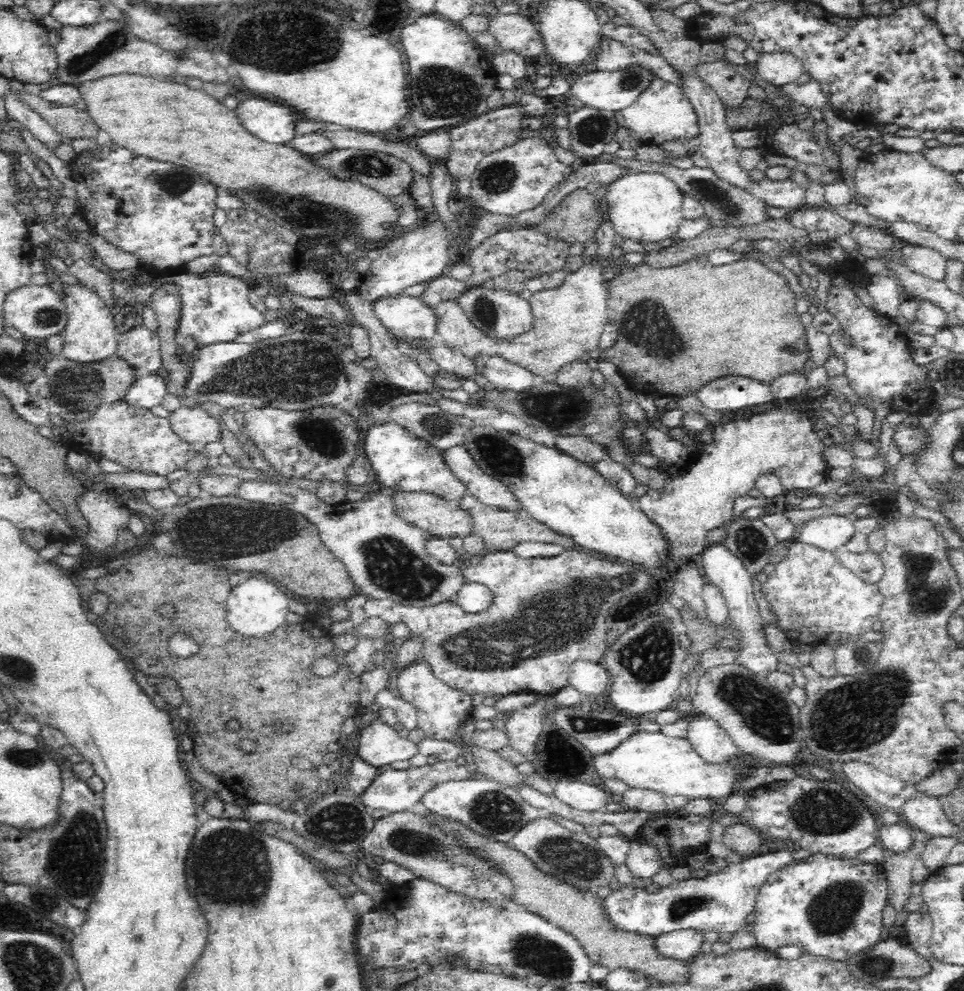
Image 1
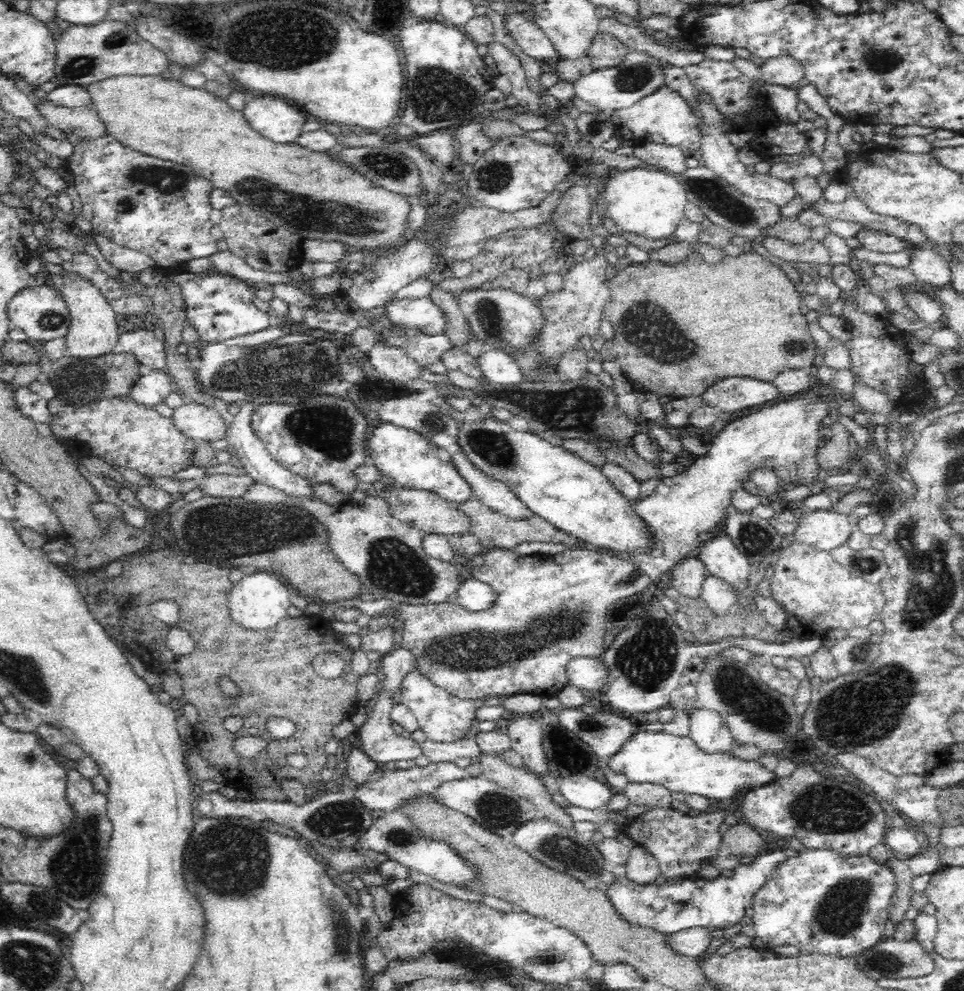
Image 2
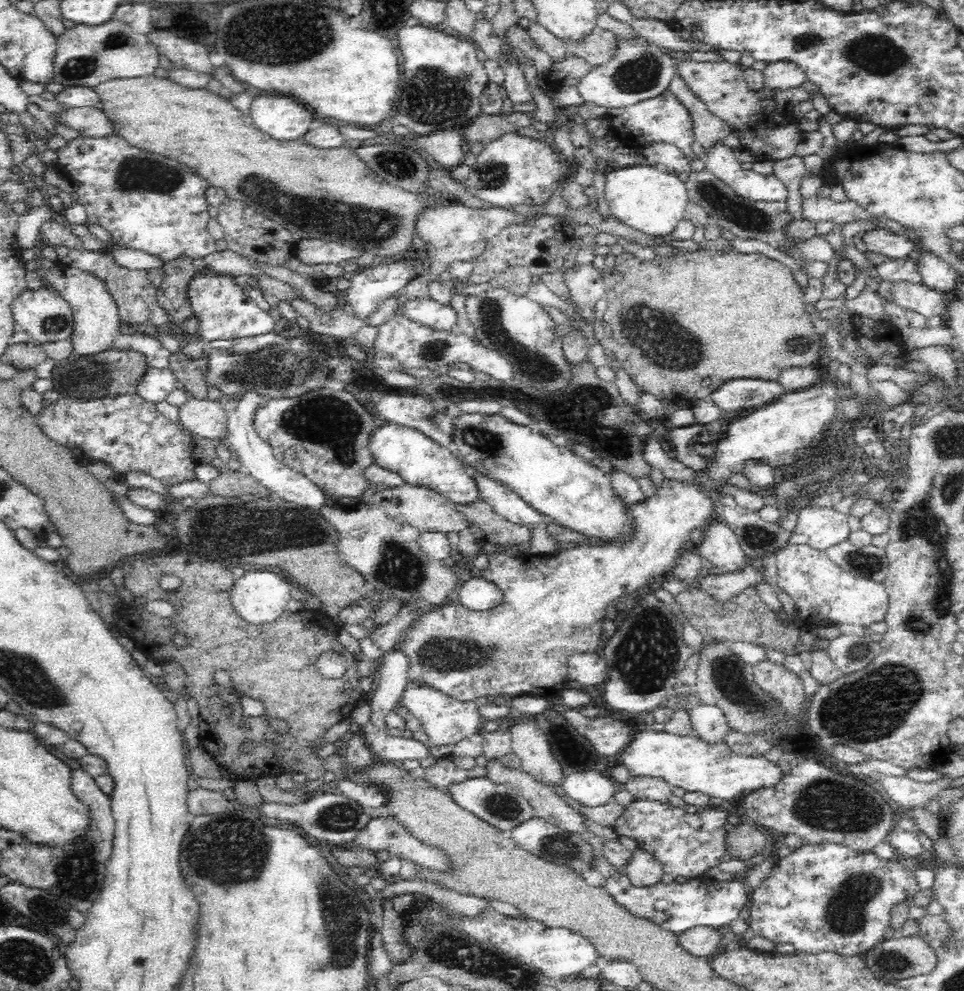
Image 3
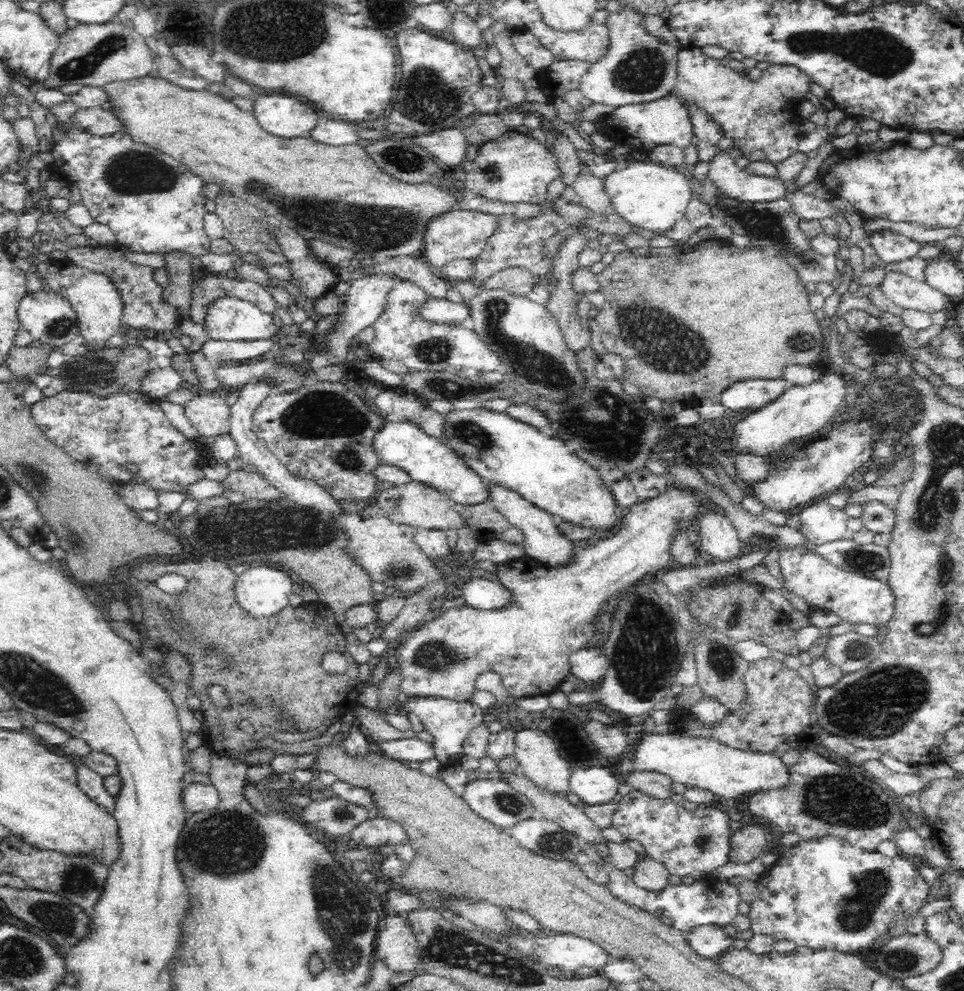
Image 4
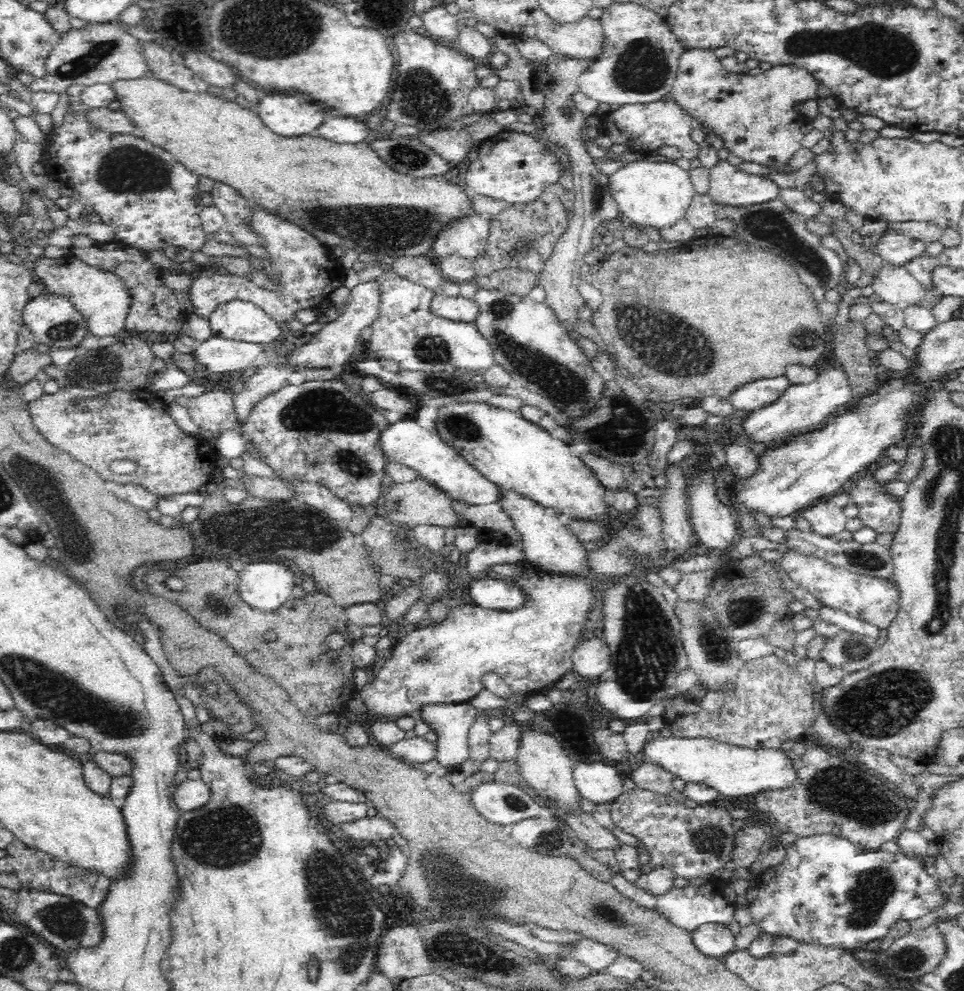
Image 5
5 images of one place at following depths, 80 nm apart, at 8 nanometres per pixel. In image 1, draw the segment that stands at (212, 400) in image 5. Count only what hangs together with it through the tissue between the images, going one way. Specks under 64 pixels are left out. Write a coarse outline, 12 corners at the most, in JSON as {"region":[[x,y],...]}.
{"region":[[183,404],[170,413],[174,432],[206,445],[222,438],[220,419]]}

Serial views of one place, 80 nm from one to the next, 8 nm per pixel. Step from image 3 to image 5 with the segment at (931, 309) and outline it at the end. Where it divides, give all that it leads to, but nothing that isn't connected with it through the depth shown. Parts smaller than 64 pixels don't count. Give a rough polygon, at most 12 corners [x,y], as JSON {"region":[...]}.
{"region":[[888,262],[871,286],[881,301],[932,309],[942,298],[922,289],[905,266]]}

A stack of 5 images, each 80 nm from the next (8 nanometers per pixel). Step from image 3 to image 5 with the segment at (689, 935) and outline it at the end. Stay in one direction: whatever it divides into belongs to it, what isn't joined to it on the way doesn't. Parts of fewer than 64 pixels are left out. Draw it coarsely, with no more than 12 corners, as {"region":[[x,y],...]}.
{"region":[[703,924],[692,932],[698,950],[712,958],[737,950],[725,924]]}

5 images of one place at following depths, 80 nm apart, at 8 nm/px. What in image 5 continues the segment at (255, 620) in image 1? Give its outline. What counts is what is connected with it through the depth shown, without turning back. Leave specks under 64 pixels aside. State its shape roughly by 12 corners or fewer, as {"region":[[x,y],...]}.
{"region":[[248,562],[242,598],[278,608],[292,597],[294,571],[282,562]]}

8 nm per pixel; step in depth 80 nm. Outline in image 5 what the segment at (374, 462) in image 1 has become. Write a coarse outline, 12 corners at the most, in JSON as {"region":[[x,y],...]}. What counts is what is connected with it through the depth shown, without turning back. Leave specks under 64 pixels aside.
{"region":[[406,418],[380,436],[406,464],[450,499],[496,504],[503,489],[438,433]]}

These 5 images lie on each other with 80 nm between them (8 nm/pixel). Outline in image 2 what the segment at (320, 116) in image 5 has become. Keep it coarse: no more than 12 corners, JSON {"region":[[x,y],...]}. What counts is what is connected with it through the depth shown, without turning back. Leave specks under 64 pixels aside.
{"region":[[272,95],[247,98],[254,130],[277,143],[296,141],[310,118]]}

